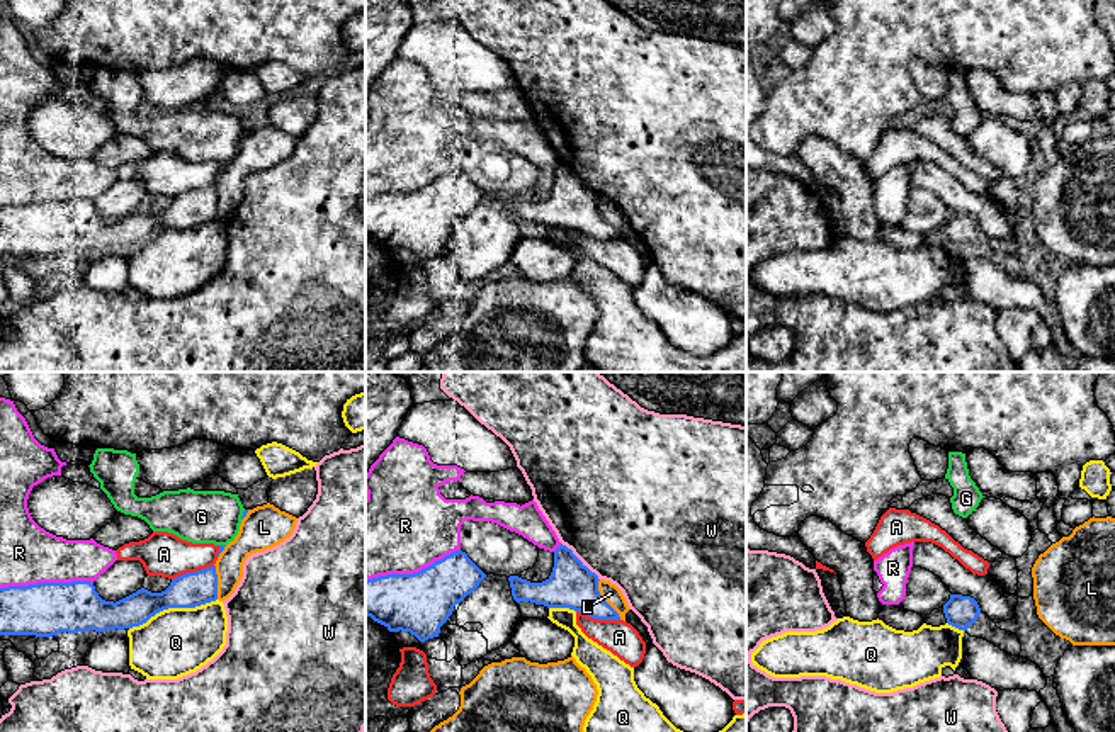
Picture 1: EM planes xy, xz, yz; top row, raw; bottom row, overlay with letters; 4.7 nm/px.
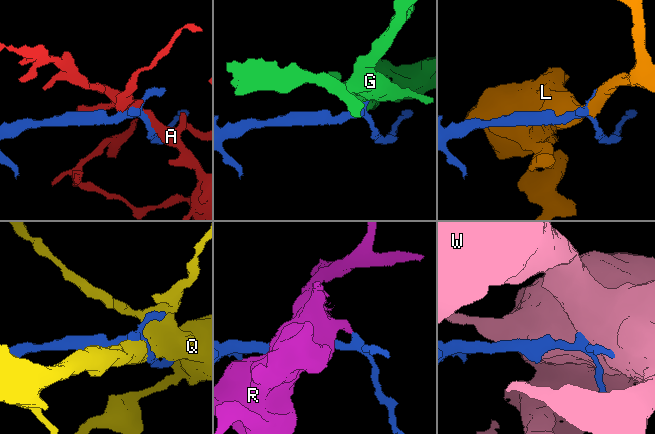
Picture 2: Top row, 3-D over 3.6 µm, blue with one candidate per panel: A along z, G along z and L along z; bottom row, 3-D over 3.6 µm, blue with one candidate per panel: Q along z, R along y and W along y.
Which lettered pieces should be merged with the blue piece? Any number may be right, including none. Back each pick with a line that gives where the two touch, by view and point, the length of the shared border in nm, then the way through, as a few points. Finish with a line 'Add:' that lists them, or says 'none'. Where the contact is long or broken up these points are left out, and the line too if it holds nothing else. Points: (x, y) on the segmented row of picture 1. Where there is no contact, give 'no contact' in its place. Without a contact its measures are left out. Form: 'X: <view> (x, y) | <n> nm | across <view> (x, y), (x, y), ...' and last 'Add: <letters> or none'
Add: none

